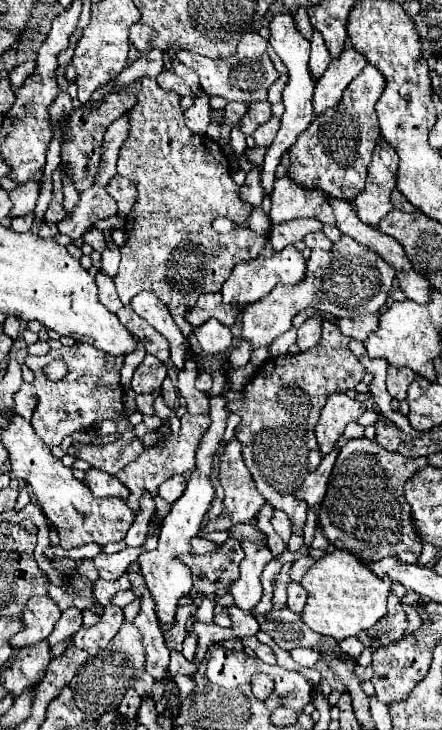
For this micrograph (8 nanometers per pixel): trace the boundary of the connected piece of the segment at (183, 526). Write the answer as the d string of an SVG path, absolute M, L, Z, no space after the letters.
M213 395L211 397L211 425L207 429L207 433L201 437L201 445L197 449L197 467L187 483L185 493L173 503L169 515L163 519L163 527L161 527L161 537L159 537L159 545L155 551L147 551L143 555L139 555L139 565L141 565L141 573L147 581L147 587L155 599L155 611L157 611L157 619L161 623L161 627L167 631L173 627L175 623L175 609L181 597L185 597L193 583L191 583L191 571L187 569L187 565L183 565L177 557L183 553L191 553L191 539L199 535L201 527L203 527L203 519L211 509L211 503L215 499L215 487L211 483L211 461L213 455L221 449L223 443L223 433L227 427L227 417L229 417L229 409L227 409L227 397L221 395Z

